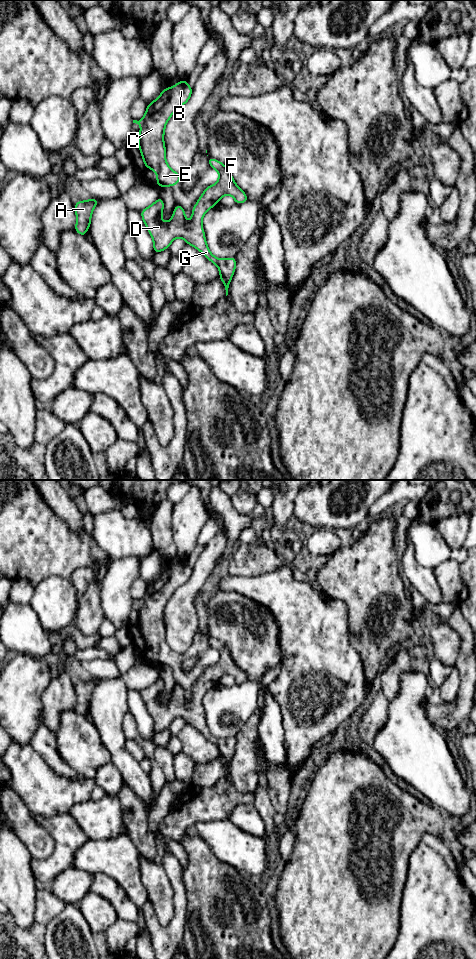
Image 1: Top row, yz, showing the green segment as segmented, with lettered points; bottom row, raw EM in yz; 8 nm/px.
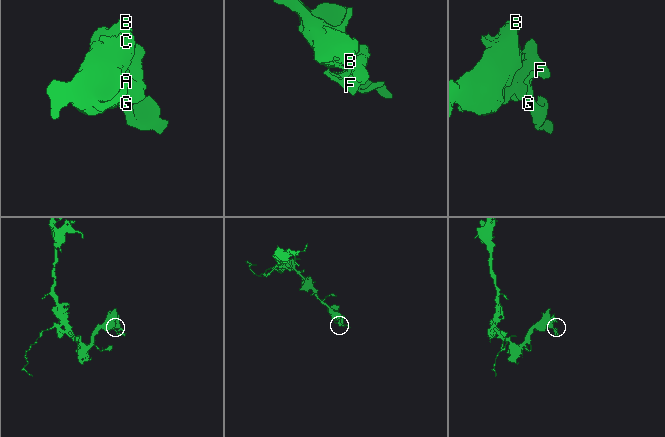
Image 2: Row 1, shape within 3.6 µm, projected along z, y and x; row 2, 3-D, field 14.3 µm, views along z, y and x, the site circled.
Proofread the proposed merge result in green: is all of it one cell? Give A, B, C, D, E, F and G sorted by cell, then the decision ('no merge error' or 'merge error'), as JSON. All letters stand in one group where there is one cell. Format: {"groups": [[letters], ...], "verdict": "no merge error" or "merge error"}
{"groups": [["A", "B", "C", "D", "E", "F", "G"]], "verdict": "no merge error"}

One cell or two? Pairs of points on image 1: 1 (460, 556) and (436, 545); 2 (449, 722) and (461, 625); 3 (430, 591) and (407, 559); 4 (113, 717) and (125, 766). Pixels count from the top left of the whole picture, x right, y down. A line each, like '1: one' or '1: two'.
1: one
2: one
3: one
4: one

